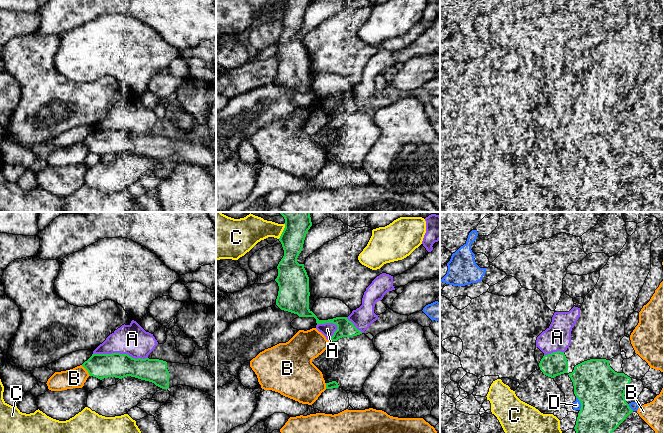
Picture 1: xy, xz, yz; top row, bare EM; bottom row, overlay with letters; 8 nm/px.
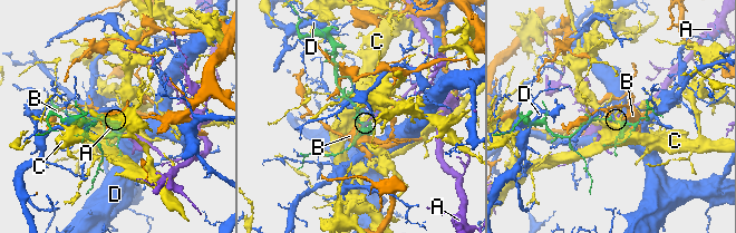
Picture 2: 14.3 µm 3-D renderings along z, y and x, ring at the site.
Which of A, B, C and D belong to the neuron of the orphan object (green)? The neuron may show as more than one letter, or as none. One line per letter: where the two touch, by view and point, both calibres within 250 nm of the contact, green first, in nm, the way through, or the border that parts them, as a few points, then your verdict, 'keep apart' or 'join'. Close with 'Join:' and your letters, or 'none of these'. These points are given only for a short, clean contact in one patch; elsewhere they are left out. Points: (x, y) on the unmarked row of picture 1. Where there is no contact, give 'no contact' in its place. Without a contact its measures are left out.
A: meets green in xy at (119, 129); 200 nm thick on the green side, 240 nm on the other; keep apart
B: meets green in xy at (86, 145); 200 nm thick on the green side, 160 nm on the other; keep apart
C: meets green in xz at (283, 7); 190 nm thick on the green side, 160 nm on the other; keep apart
D: meets green in yz at (580, 178); 380 nm thick on the green side, 60 nm on the other; keep apart
Join: none of these

